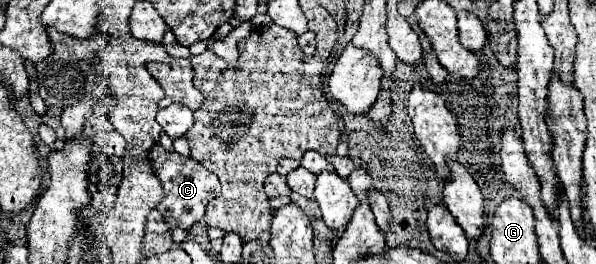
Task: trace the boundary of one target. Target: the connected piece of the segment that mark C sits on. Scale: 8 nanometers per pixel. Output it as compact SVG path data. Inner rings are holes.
M154 145L150 149L150 161L152 161L152 169L158 175L166 195L160 201L160 205L156 207L166 223L174 229L190 229L194 223L202 221L204 213L206 213L206 205L216 199L220 195L220 181L216 179L214 173L210 173L204 165L200 165L198 161L194 161L192 157L182 157L178 153L168 153L162 145Z

